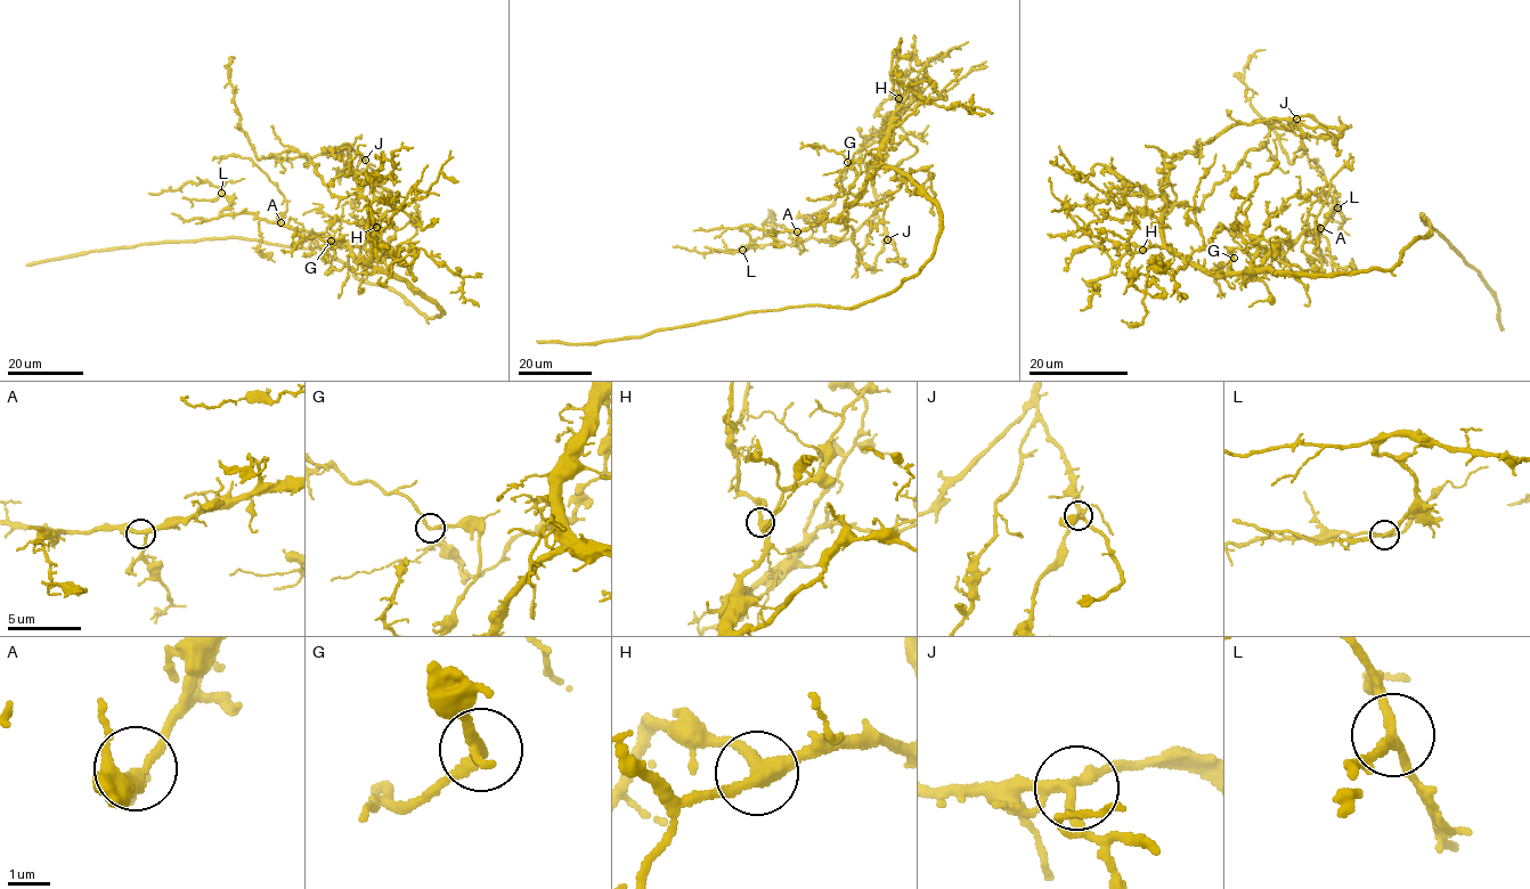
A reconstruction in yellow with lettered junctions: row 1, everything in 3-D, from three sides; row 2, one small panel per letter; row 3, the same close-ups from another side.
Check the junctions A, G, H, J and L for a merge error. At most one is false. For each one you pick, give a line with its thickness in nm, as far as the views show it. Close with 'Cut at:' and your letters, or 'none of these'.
Cut at: none of these

